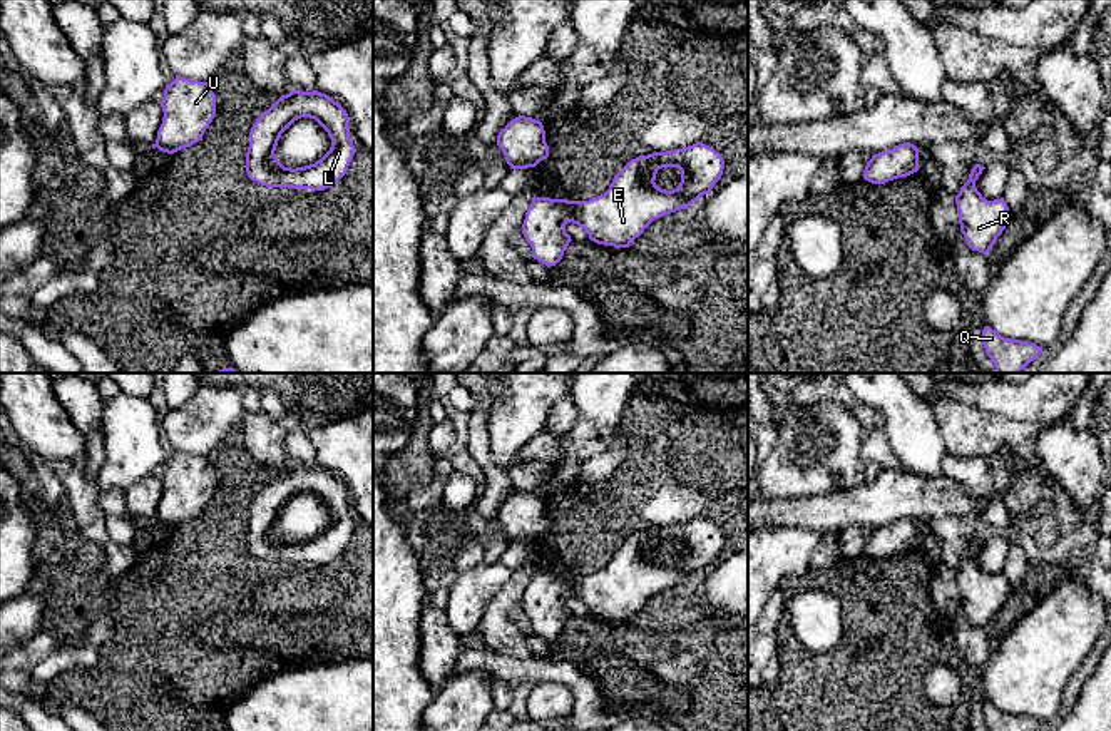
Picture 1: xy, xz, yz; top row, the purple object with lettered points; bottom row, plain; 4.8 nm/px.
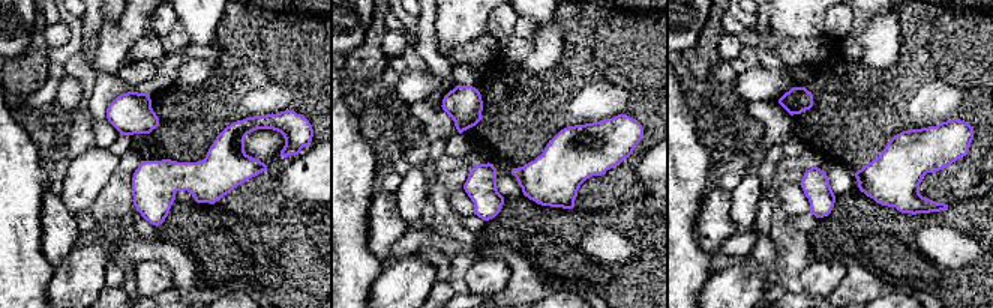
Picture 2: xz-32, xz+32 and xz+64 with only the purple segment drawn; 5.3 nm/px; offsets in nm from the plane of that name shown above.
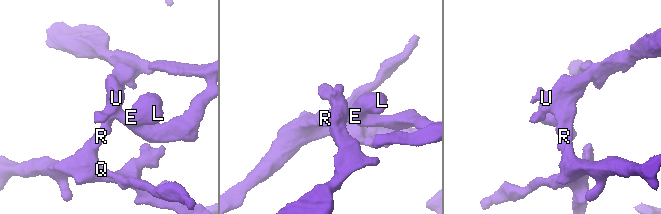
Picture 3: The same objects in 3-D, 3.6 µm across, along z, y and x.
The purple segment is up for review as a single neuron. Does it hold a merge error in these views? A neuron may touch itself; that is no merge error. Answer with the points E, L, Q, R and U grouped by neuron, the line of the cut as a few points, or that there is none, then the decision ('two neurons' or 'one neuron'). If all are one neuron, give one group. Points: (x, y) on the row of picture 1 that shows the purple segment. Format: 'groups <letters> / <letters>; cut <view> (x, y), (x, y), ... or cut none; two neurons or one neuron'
groups E L Q R U; cut none; one neuron

